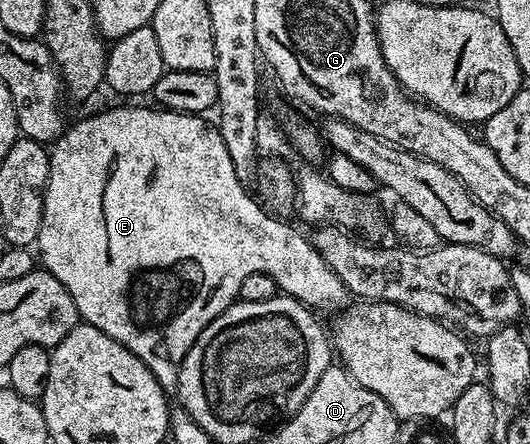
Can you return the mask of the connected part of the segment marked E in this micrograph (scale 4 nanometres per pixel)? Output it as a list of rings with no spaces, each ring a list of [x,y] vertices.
[[[111,107],[108,111],[99,111],[96,115],[73,124],[72,127],[70,124],[55,140],[49,151],[51,164],[43,198],[37,255],[40,260],[43,258],[42,266],[45,270],[53,277],[57,277],[61,285],[65,285],[69,297],[73,297],[73,305],[77,305],[82,322],[101,329],[101,333],[113,337],[113,341],[128,347],[151,370],[153,377],[157,377],[163,388],[175,389],[179,385],[179,366],[181,361],[185,361],[185,353],[189,353],[201,329],[205,329],[209,321],[216,319],[227,306],[239,299],[241,281],[245,281],[245,277],[253,277],[253,273],[265,273],[273,277],[276,288],[282,294],[290,295],[316,313],[322,311],[335,313],[346,308],[349,303],[349,292],[341,277],[337,277],[337,273],[333,273],[333,269],[325,265],[325,261],[315,249],[314,242],[308,236],[306,239],[297,228],[283,223],[287,221],[268,213],[258,198],[250,199],[247,196],[247,189],[237,177],[237,169],[233,169],[229,149],[225,149],[225,141],[221,141],[218,126],[211,124],[210,127],[203,120],[206,118],[202,114],[187,115],[184,111],[151,107]]]

